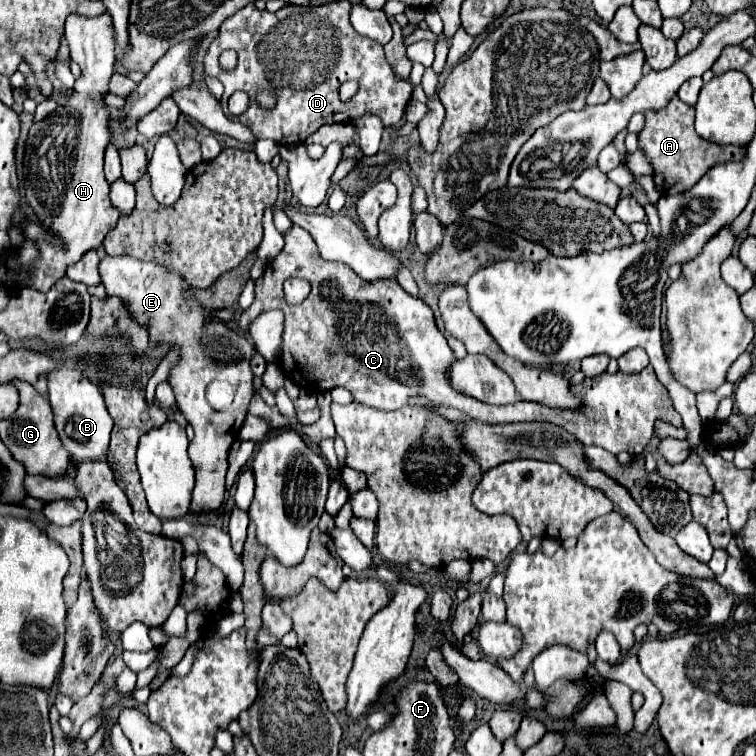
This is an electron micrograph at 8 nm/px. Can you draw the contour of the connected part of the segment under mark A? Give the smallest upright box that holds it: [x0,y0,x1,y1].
[639,96,747,192]

